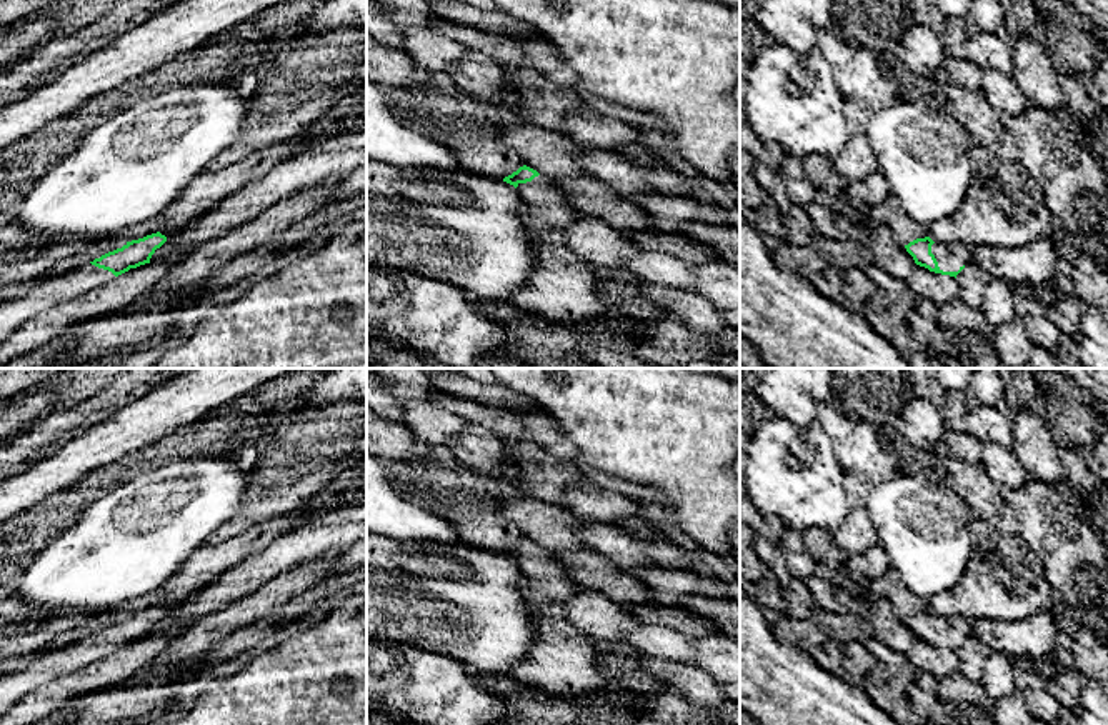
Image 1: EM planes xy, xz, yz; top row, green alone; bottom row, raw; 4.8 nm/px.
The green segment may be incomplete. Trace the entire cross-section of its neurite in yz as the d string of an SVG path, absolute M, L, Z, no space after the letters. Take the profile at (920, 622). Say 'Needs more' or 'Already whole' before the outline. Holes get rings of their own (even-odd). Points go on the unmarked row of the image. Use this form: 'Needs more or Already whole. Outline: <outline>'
Needs more. Outline: M925 610L910 615L905 622L916 638L955 652L971 635L971 622L960 615L945 618Z

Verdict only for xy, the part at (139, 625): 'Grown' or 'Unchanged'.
Grown

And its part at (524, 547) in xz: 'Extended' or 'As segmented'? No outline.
Extended

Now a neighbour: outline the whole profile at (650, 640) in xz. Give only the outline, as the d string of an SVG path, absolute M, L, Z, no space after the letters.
M643 623L618 642L623 642L631 652L643 657L660 657L686 663L696 655L695 638L665 625Z

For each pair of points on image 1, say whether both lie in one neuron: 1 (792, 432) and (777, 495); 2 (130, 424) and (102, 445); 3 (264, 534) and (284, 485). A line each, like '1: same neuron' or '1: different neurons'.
1: same neuron
2: same neuron
3: different neurons

